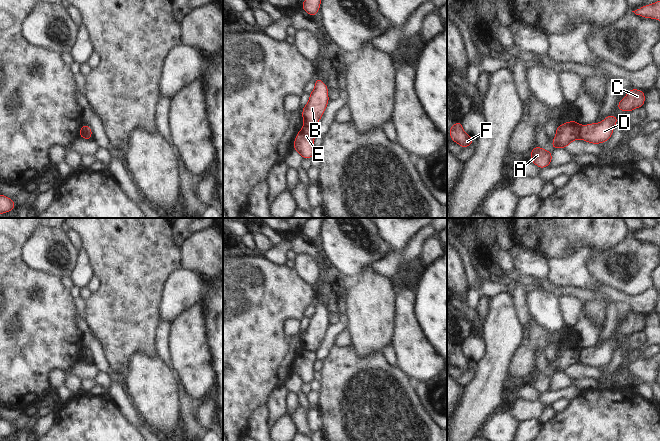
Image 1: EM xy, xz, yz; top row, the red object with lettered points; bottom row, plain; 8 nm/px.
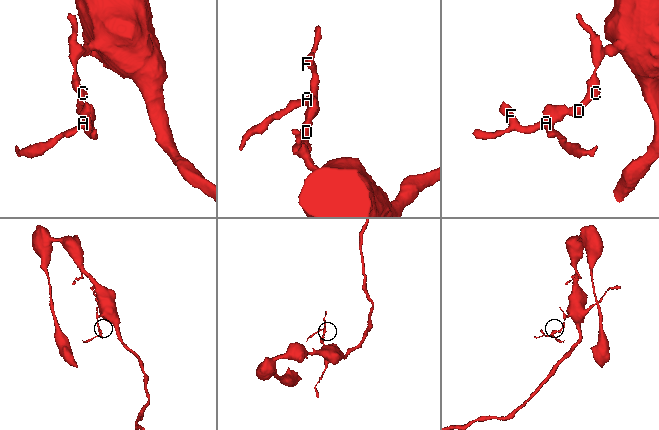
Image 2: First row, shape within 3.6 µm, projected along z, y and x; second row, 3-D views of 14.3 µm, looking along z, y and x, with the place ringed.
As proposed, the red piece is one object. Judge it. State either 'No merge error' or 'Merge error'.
Merge error

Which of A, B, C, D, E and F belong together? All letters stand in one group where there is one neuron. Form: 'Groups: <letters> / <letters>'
Groups: A B F / C D E

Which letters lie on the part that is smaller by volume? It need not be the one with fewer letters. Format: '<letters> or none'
A, B, F

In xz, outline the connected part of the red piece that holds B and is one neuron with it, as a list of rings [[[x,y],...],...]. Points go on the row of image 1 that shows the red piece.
[[[316,77],[315,88],[309,94],[308,103],[302,108],[304,126],[316,128],[330,101],[328,91],[329,88],[326,84],[319,77]]]

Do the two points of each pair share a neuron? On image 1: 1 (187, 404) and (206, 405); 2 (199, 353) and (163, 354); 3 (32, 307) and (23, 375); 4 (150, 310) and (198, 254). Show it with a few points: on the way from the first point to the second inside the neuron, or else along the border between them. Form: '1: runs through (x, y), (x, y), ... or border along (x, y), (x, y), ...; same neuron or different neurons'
1: border along (193, 406), (195, 420), (201, 428); different neurons
2: border along (169, 330), (168, 351), (171, 367); different neurons
3: runs through (32, 324), (34, 342), (26, 352), (26, 358); same neuron
4: border along (179, 247), (180, 267); different neurons

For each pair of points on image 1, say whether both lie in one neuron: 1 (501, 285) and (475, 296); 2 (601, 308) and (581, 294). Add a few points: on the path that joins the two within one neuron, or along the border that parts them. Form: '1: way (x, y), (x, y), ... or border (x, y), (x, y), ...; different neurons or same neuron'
1: way (495, 288), (481, 293); same neuron
2: border (597, 294), (583, 301); different neurons

